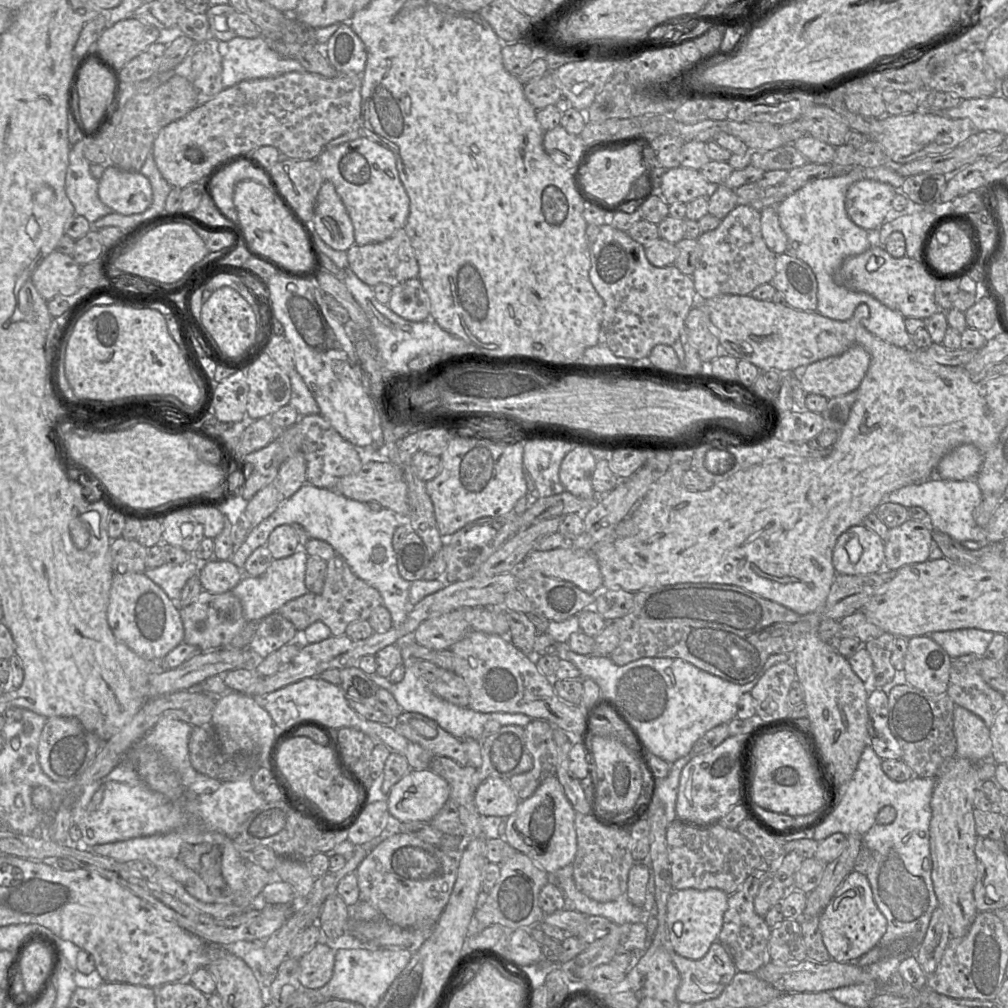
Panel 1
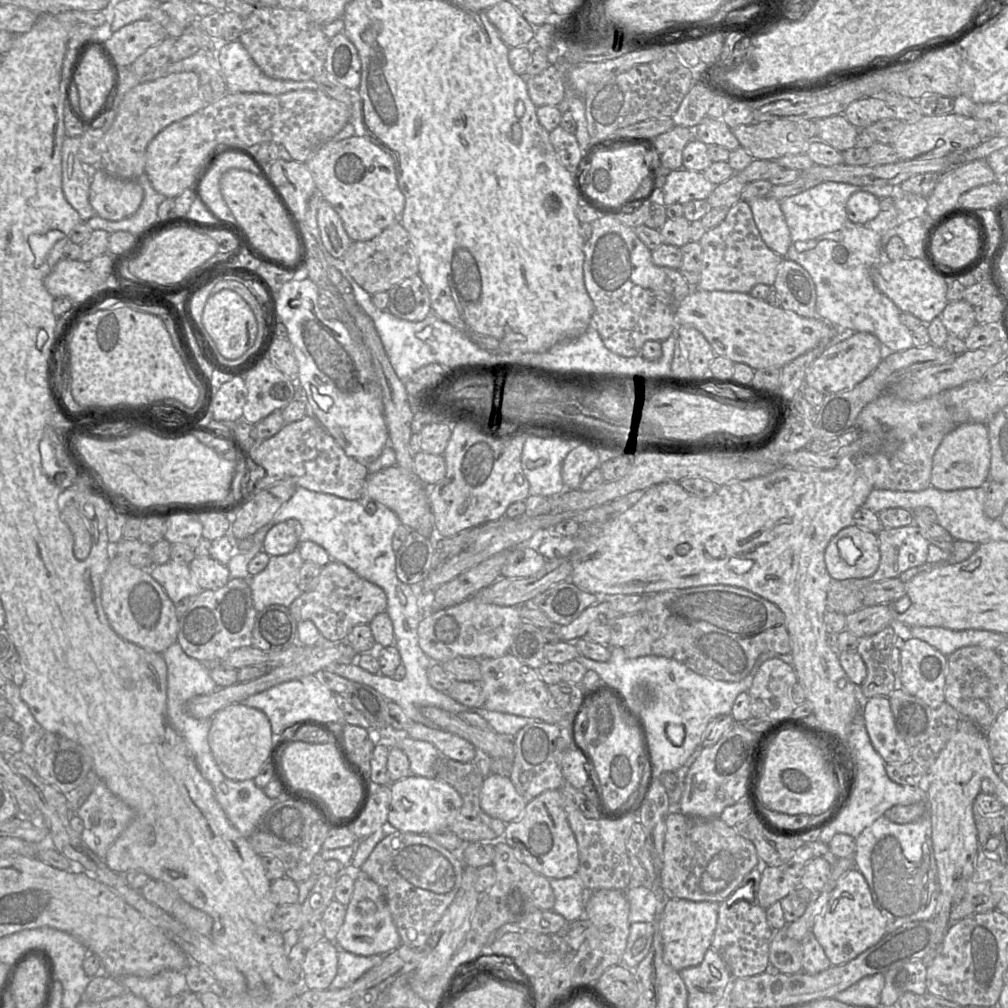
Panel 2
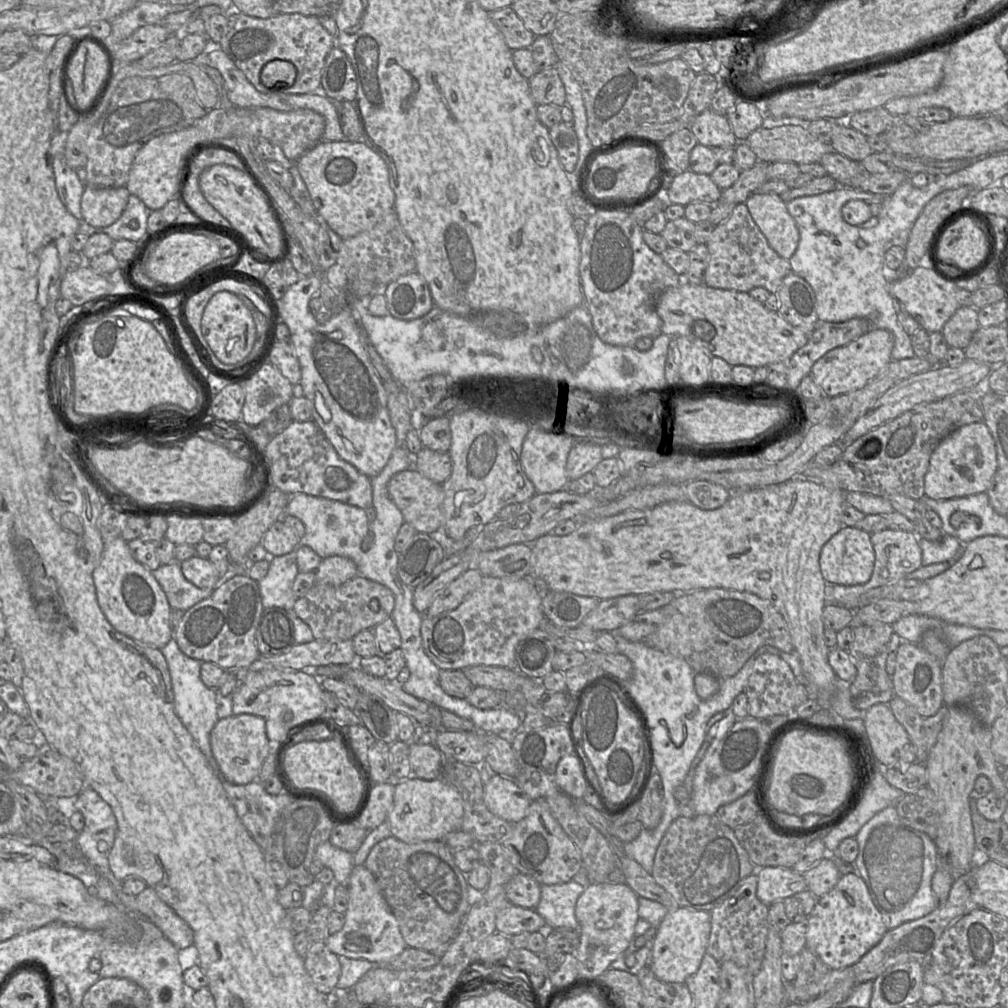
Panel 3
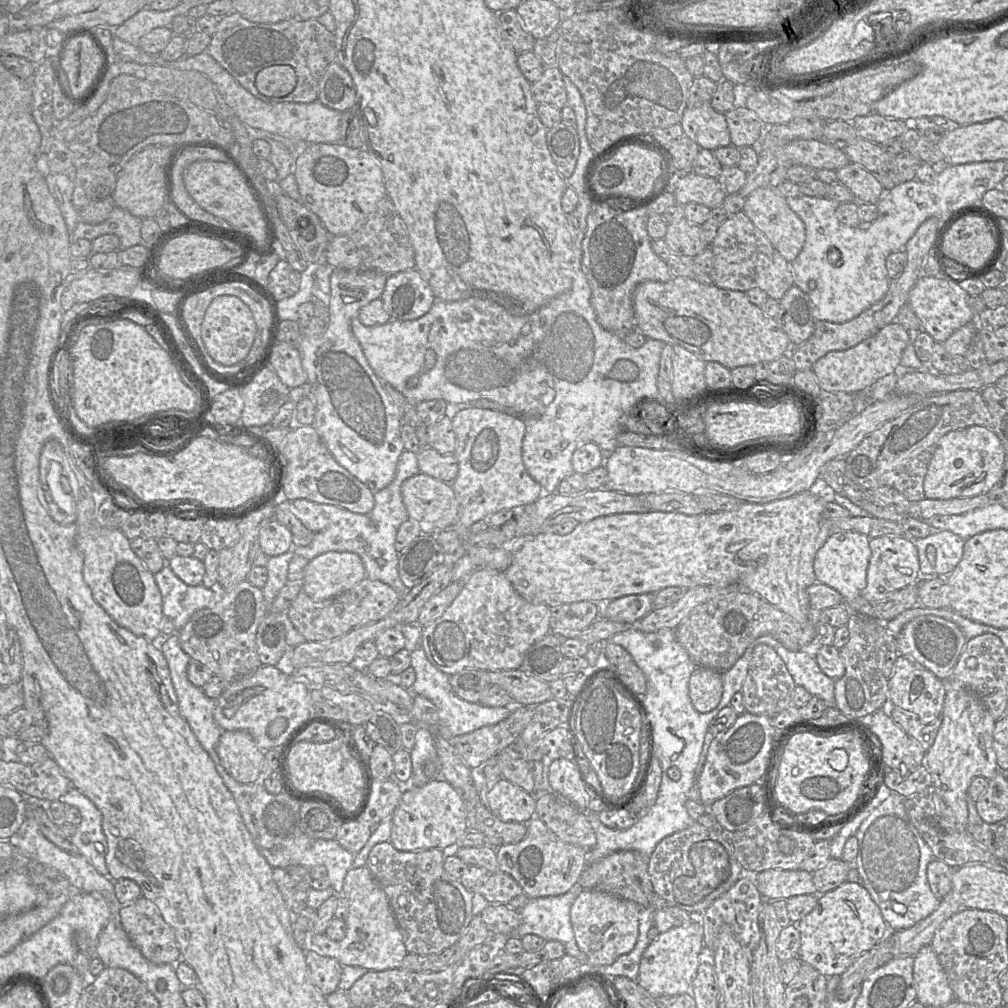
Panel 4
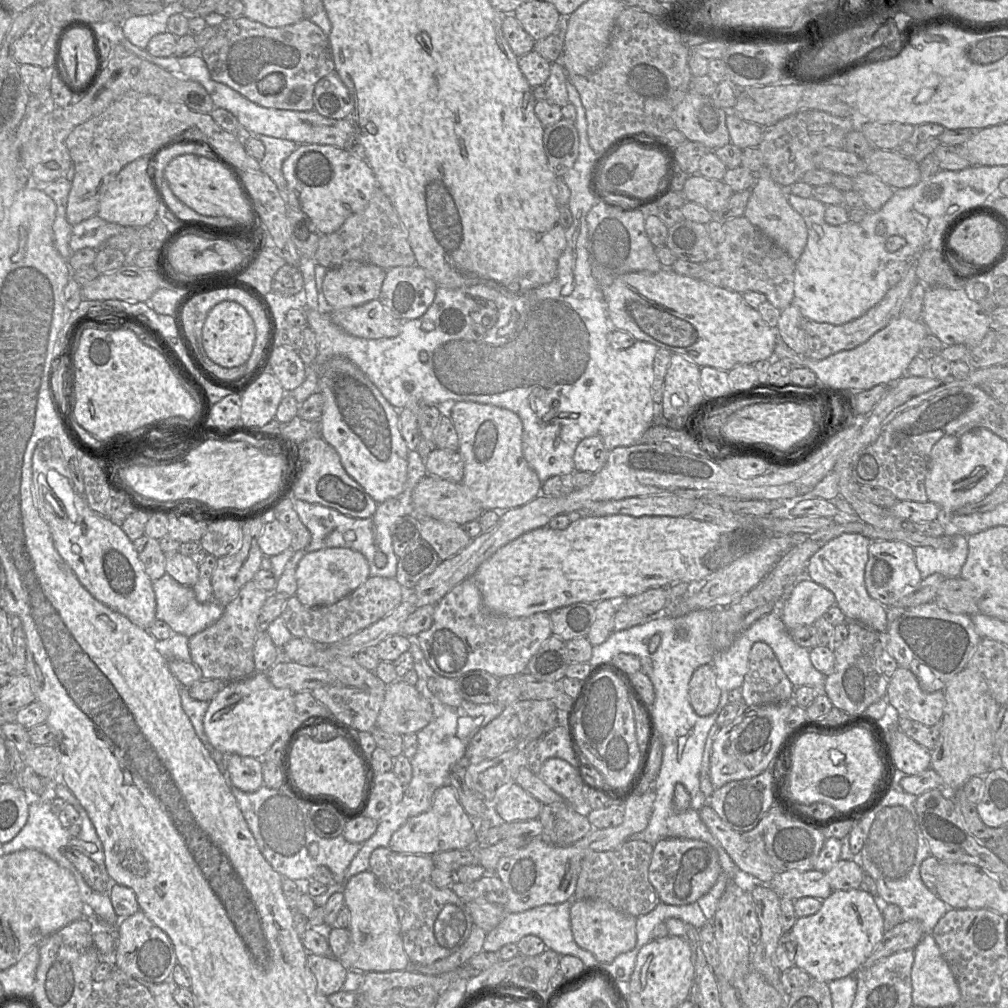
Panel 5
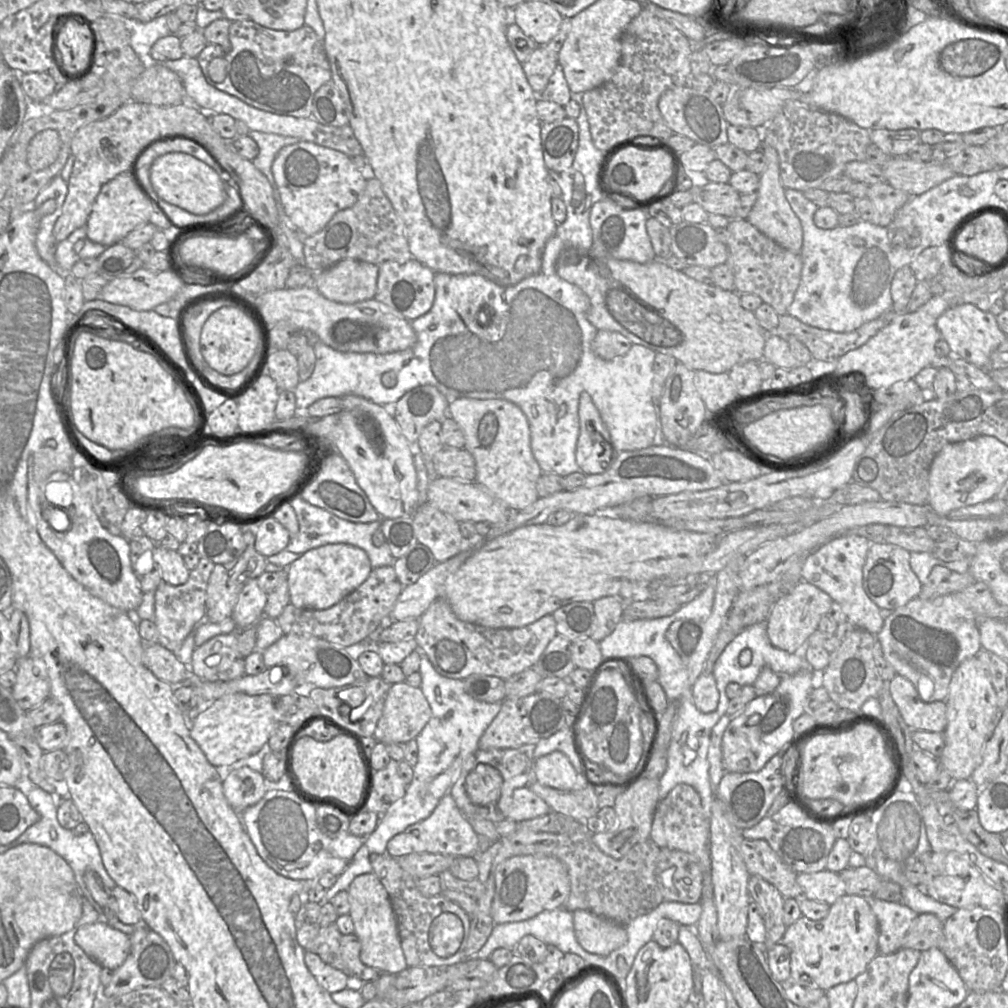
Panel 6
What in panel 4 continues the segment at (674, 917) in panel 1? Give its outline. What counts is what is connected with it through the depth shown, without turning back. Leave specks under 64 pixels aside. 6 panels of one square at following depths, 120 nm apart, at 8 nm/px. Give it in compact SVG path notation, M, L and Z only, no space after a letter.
M698 920L660 933L644 951L638 983L653 997L675 996L690 992L701 961L705 958L703 927Z

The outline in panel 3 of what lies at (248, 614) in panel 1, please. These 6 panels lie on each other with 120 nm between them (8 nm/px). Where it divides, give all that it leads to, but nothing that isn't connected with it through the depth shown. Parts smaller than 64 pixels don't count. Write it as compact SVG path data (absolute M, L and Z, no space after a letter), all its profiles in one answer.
M297 549L270 559L266 576L258 581L263 608L293 608L297 597L293 593L292 585L299 572L296 551Z

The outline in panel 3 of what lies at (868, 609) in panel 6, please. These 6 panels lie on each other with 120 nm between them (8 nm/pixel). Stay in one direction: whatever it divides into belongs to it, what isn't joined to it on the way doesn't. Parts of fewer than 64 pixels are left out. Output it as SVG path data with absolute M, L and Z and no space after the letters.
M843 527L821 548L819 566L827 584L853 586L865 584L870 579L875 561L871 534L856 527Z

